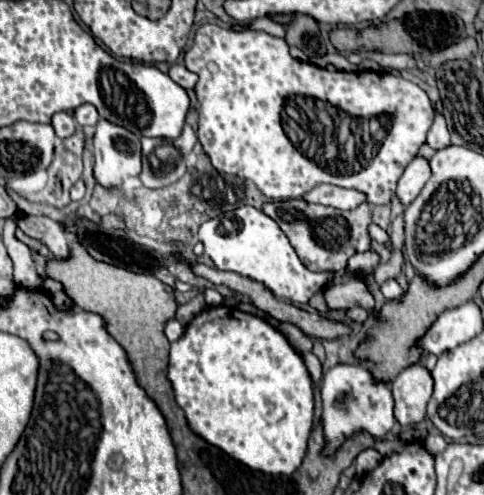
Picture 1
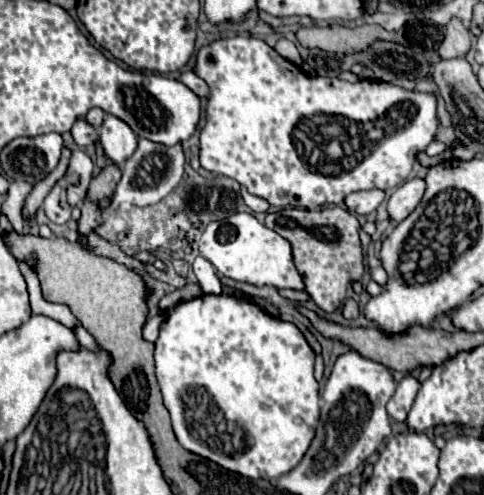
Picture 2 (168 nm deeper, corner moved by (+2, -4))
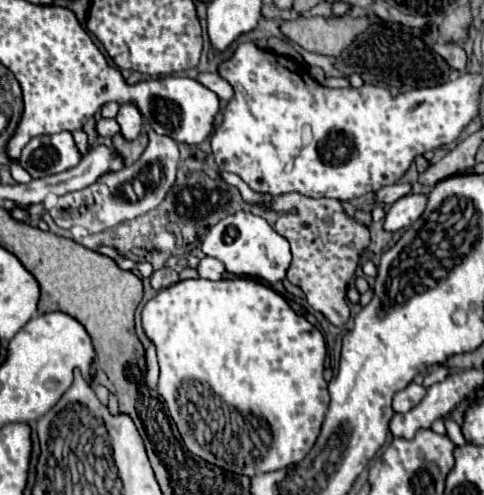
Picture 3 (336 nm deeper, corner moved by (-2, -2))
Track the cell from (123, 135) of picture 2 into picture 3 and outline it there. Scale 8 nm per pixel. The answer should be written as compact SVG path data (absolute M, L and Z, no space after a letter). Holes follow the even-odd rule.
M122 104L116 120L126 138L136 138L142 132L142 114L134 104Z

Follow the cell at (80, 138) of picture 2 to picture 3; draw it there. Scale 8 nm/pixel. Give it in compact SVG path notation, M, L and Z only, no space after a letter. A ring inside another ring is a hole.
M102 118L98 124L96 124L96 130L98 130L98 134L100 136L114 136L114 134L118 134L120 132L120 124L116 122L116 120L106 120L106 118Z

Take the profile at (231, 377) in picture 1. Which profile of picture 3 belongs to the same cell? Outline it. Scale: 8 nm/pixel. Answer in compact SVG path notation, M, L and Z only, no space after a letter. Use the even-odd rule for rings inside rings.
M246 276L238 278L222 278L222 280L206 280L206 278L188 278L180 280L160 292L156 292L154 298L150 298L144 308L142 308L142 328L144 334L154 342L156 352L158 352L158 364L160 364L160 382L158 382L158 394L162 396L168 414L178 426L178 432L186 444L186 448L204 458L206 462L220 466L228 472L234 474L246 474L246 476L256 476L280 468L288 468L292 464L298 464L314 446L324 414L330 404L330 394L328 394L328 384L322 376L324 372L324 358L326 358L326 342L324 336L316 326L312 326L304 316L298 316L286 298L272 290L270 286L264 286L262 282Z

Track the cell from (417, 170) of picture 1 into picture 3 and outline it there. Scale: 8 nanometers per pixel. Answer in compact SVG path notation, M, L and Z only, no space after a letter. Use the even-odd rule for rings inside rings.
M408 194L406 198L400 198L386 212L384 230L398 232L410 228L422 216L424 208L426 208L426 196L422 194Z

